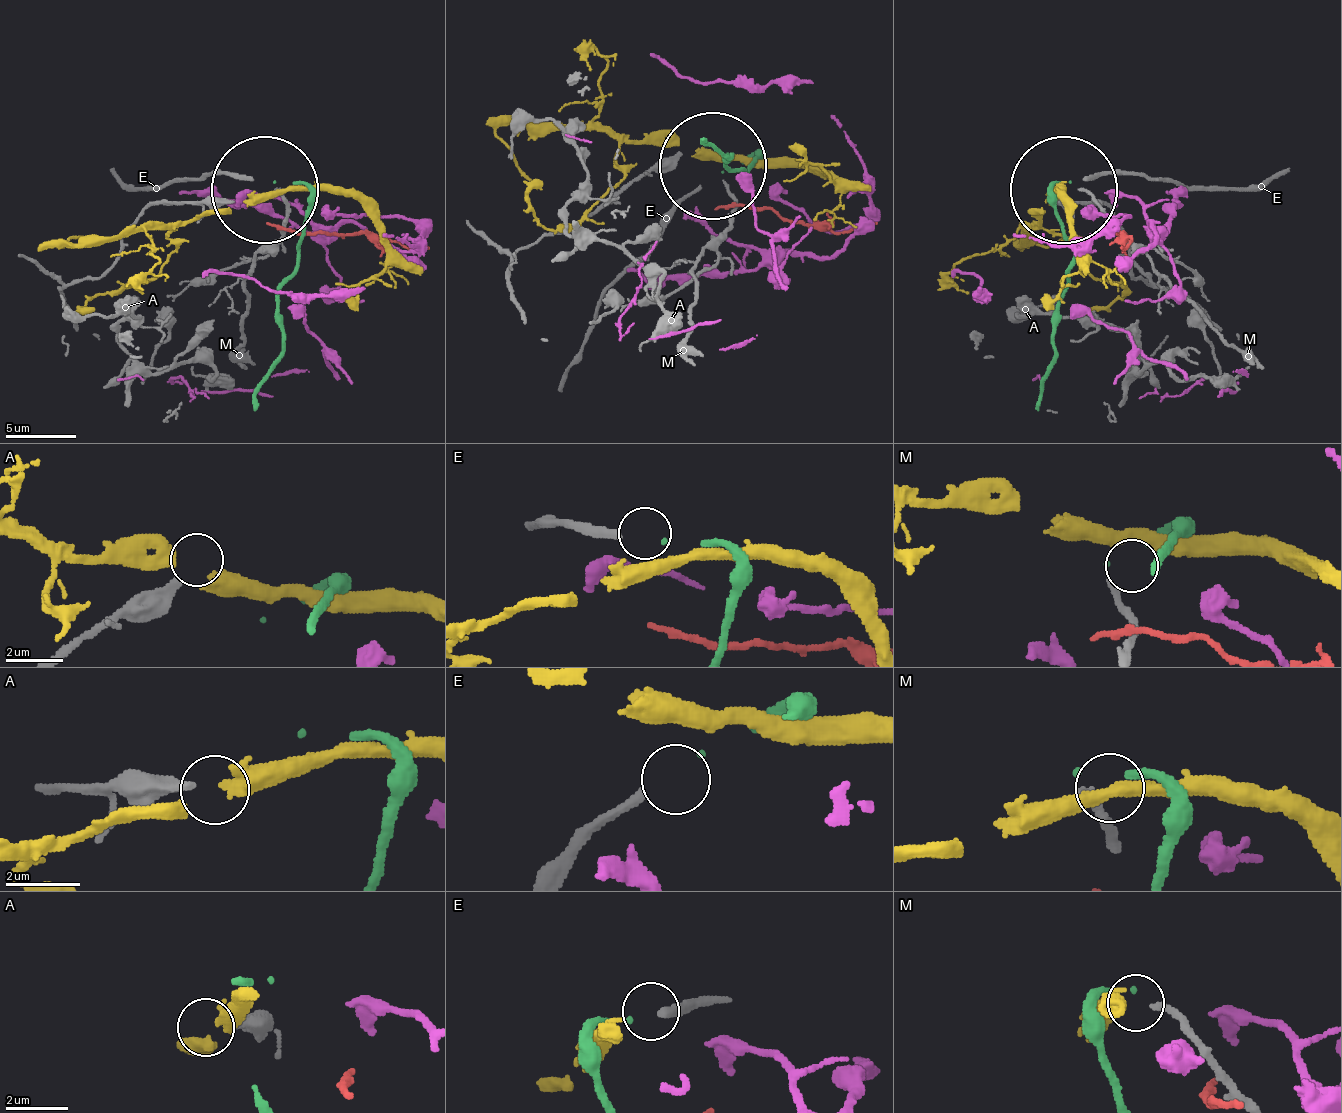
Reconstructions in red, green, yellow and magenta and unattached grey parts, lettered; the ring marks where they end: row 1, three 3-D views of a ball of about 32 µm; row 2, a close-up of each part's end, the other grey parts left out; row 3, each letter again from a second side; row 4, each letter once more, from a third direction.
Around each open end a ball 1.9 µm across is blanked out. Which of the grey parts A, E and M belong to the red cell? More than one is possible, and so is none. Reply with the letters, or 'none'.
none

